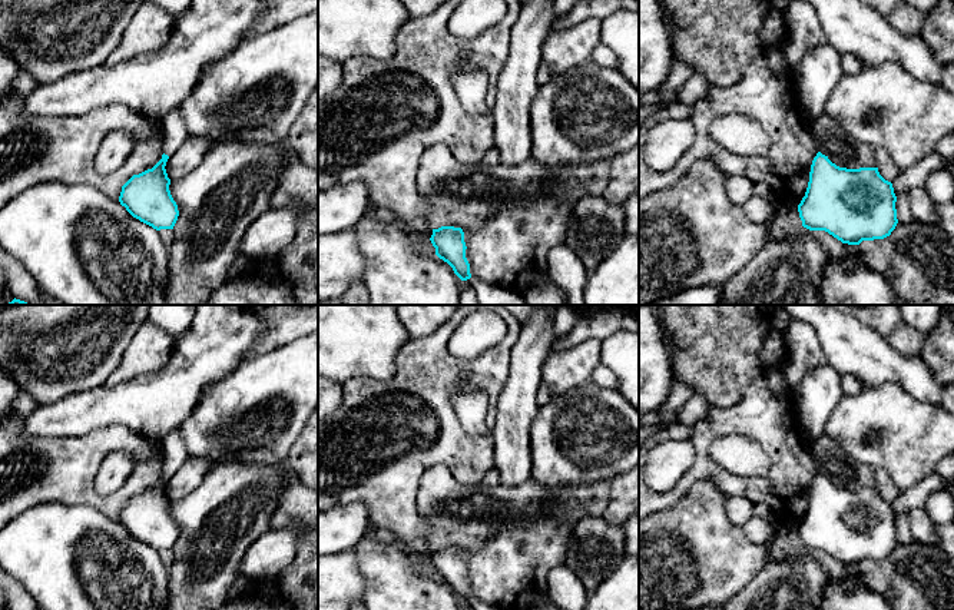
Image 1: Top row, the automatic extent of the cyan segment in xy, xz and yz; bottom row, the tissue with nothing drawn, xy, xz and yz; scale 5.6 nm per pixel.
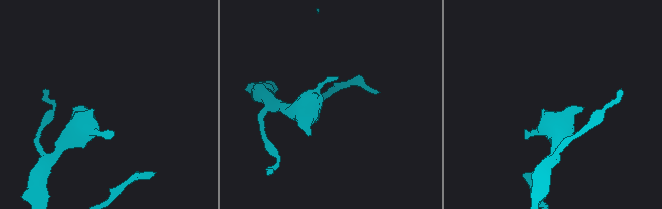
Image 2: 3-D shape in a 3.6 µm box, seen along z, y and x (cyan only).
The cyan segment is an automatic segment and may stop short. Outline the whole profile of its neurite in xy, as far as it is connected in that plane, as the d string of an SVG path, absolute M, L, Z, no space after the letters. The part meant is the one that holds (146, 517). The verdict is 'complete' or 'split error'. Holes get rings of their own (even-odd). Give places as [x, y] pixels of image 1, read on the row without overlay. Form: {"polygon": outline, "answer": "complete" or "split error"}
{"polygon": "M179 427L170 430L162 440L165 450L162 480L139 495L133 495L123 507L119 523L140 543L156 551L173 550L179 531L173 521L166 494L166 483L189 457Z", "answer": "split error"}

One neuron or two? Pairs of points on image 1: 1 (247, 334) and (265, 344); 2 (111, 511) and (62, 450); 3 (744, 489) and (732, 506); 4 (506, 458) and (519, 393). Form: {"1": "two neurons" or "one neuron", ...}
{"1": "two neurons", "2": "one neuron", "3": "two neurons", "4": "one neuron"}

